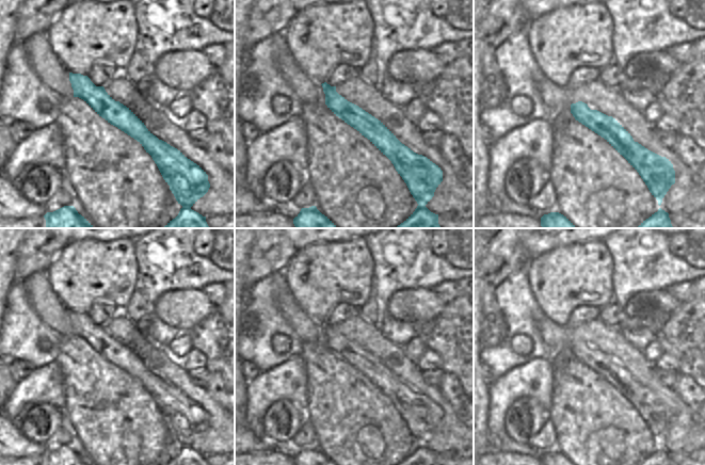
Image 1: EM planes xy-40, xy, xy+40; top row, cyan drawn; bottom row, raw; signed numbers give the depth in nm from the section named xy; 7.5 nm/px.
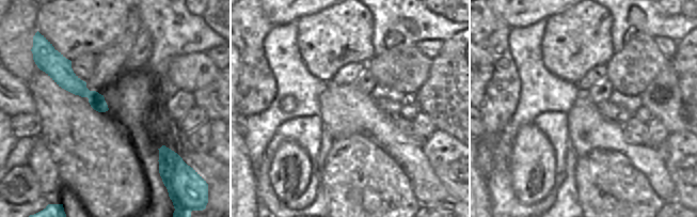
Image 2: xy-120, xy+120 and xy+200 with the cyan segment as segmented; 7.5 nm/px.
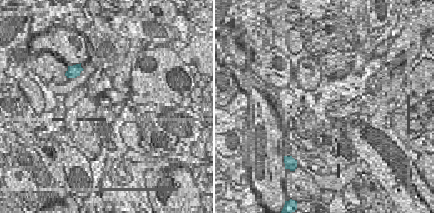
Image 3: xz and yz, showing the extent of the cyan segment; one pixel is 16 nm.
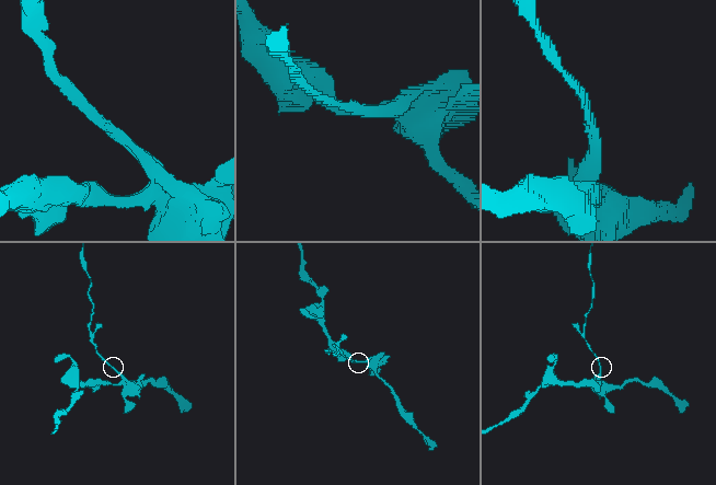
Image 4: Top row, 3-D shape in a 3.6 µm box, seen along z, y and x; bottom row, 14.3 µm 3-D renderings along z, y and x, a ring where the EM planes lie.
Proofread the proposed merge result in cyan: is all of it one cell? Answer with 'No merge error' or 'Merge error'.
Merge error

